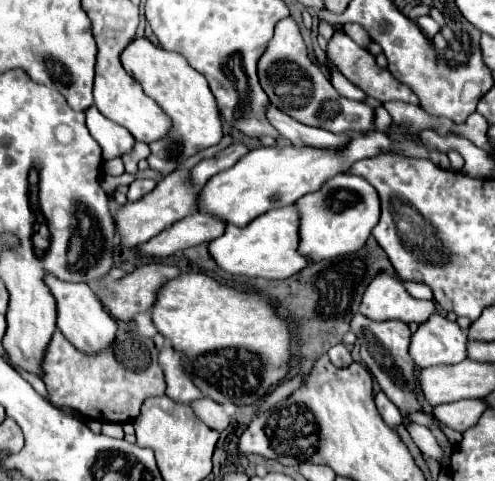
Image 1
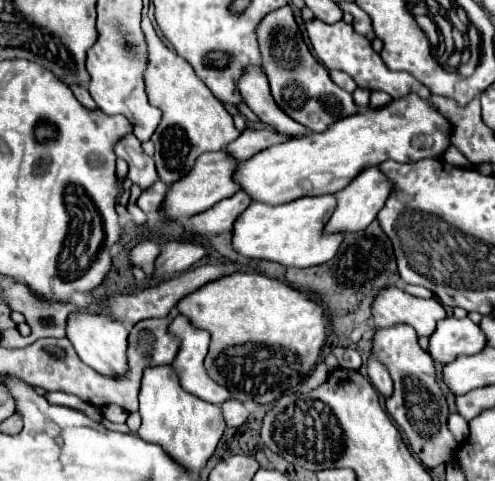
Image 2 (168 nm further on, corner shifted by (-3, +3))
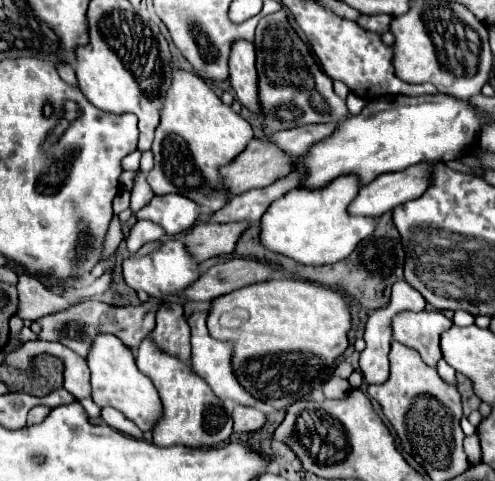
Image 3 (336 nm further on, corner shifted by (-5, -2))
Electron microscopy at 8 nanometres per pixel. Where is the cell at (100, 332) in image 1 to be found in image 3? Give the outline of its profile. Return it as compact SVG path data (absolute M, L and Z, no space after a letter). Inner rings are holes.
M98 334L90 344L86 362L92 372L92 400L100 408L114 406L124 412L140 430L152 430L154 422L162 416L162 404L154 384L138 370L132 348L122 344L114 334Z

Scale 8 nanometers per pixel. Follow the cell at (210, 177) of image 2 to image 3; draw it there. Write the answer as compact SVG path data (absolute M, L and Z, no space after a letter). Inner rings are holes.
M254 138L230 164L220 166L218 172L224 182L222 186L236 196L254 188L266 188L292 168L290 154L280 152L280 148L266 140Z

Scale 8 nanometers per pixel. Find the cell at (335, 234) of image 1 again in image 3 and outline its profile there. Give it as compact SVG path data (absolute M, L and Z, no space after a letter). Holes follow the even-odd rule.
M416 164L416 168L406 168L404 172L380 174L360 188L358 196L348 206L348 214L378 218L392 208L422 196L430 184L430 166L432 164Z

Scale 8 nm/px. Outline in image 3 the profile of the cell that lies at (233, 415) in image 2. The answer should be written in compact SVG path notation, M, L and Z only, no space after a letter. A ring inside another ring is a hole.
M236 406L232 412L232 420L234 420L234 432L254 432L266 422L266 416L256 408Z

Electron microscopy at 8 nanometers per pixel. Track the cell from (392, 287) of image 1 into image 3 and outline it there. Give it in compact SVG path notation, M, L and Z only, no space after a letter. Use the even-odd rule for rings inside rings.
M422 310L422 312L398 312L392 318L392 338L418 350L428 366L436 366L442 358L440 334L452 326L442 312Z

